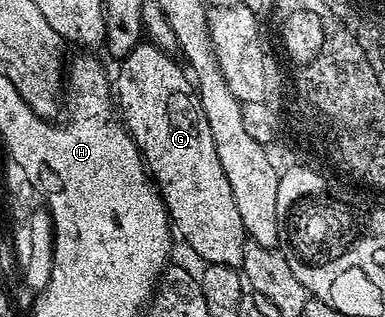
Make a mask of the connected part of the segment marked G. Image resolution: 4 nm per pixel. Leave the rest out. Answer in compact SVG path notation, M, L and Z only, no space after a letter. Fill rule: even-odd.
M141 42L134 50L130 50L125 60L119 61L117 68L120 69L116 76L114 72L114 100L119 115L120 112L124 115L123 127L139 148L156 187L160 189L171 227L180 231L181 238L201 256L204 264L221 264L239 269L244 262L246 237L238 206L234 203L234 190L230 190L222 162L218 162L214 134L210 134L210 122L206 122L206 114L193 81L176 58L151 42Z

